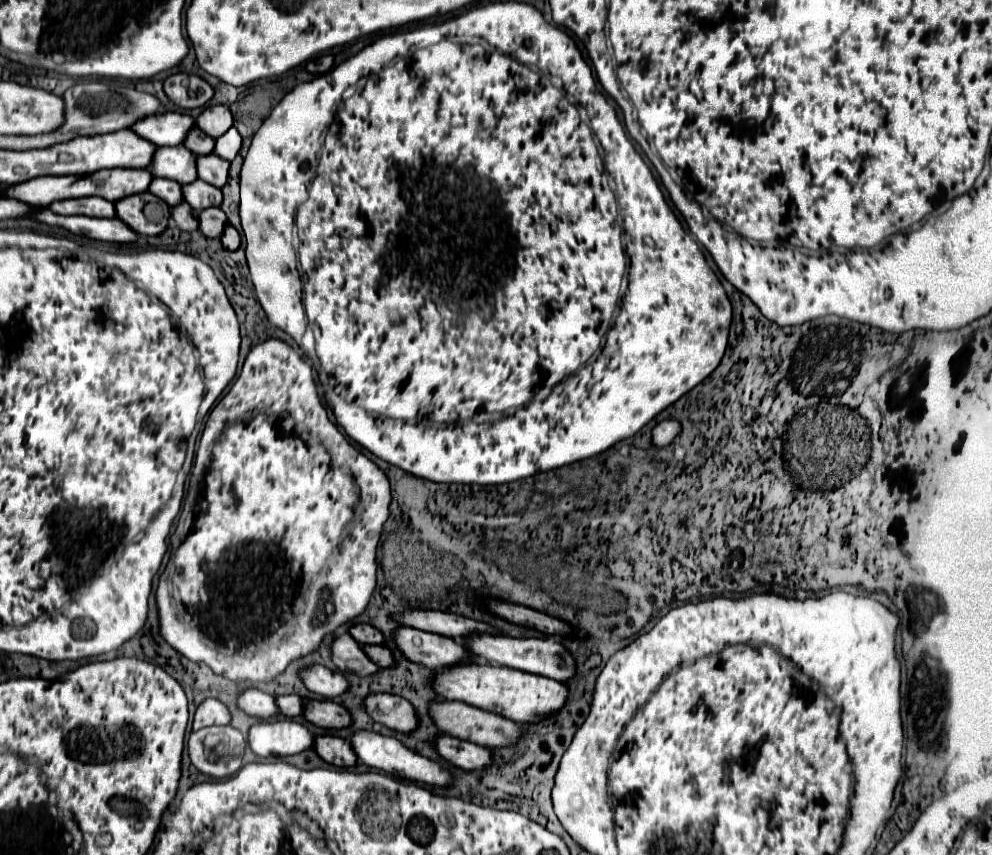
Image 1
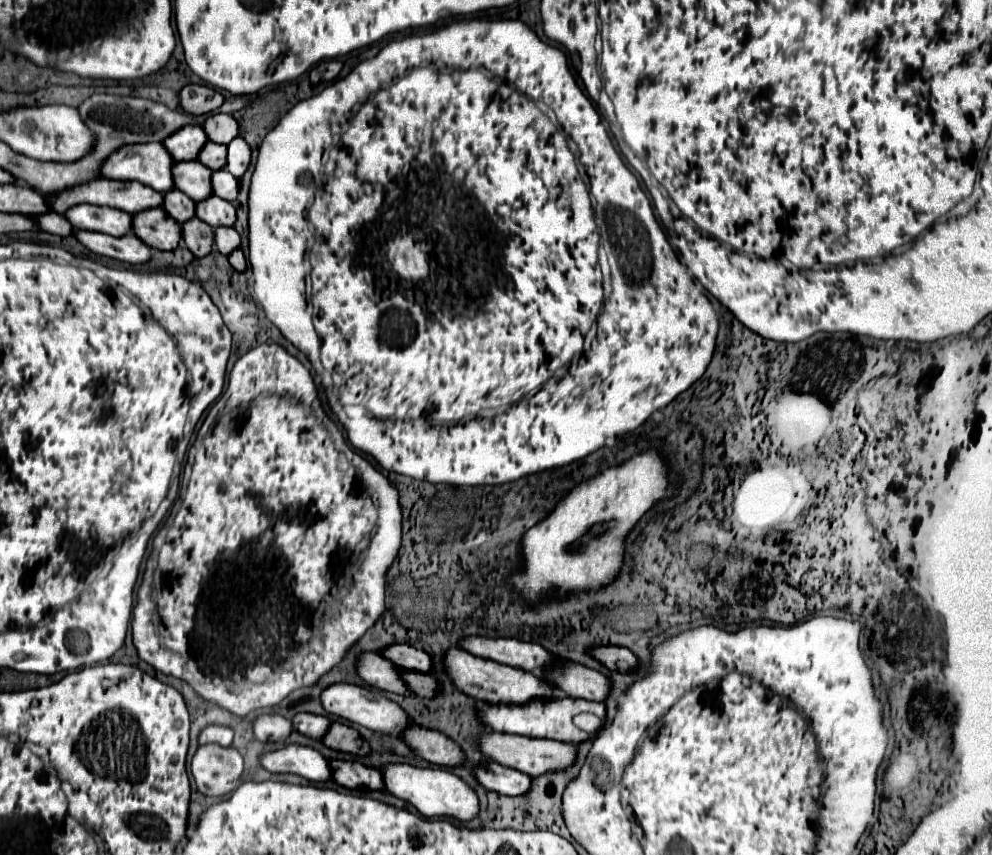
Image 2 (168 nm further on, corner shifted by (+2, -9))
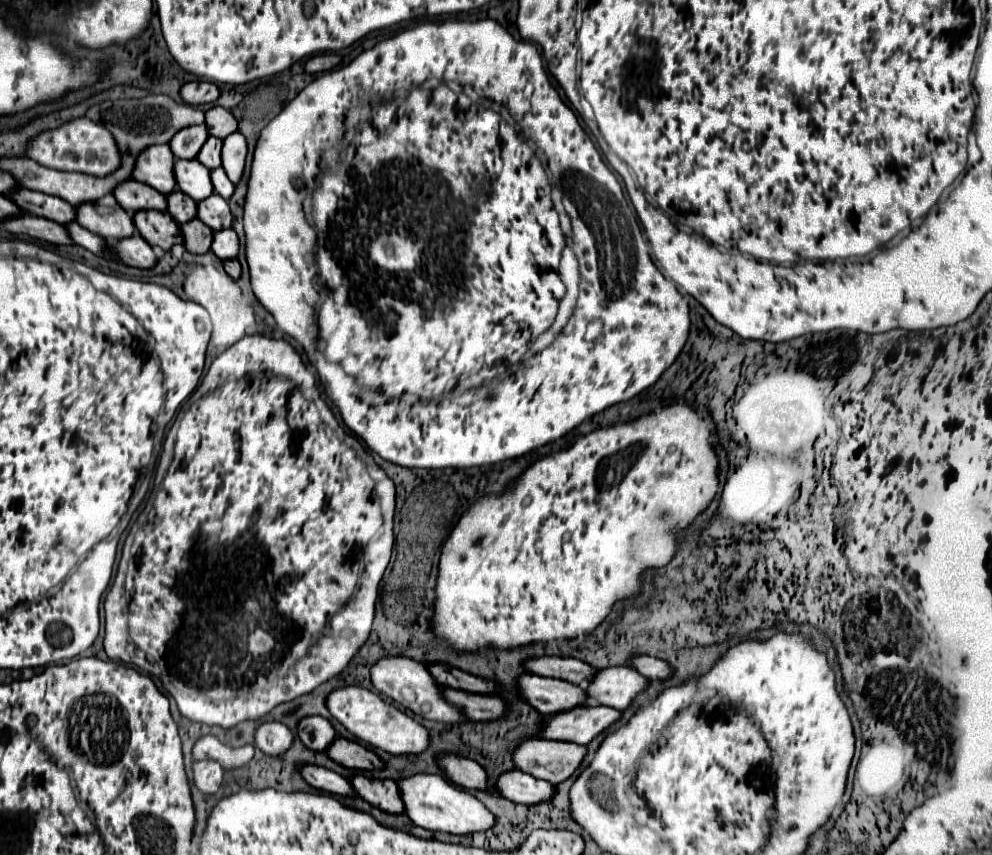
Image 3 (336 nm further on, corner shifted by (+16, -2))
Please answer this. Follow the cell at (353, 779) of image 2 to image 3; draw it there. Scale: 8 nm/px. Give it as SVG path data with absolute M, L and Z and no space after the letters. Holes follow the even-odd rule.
M356 774L350 778L350 784L354 792L372 806L392 814L404 812L404 804L394 780L378 780L378 778L368 778L364 774Z

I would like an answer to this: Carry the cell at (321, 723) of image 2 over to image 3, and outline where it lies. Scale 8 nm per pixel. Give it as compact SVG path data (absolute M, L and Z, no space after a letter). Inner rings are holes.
M306 716L298 722L298 736L306 748L322 752L336 738L336 730L322 716Z

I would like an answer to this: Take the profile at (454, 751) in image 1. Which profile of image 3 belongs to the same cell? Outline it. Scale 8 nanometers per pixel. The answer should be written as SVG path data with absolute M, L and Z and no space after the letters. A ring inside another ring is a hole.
M522 770L502 772L496 778L494 786L500 796L520 804L532 804L532 802L542 802L544 798L552 798L552 788L554 788L544 780L524 774Z

